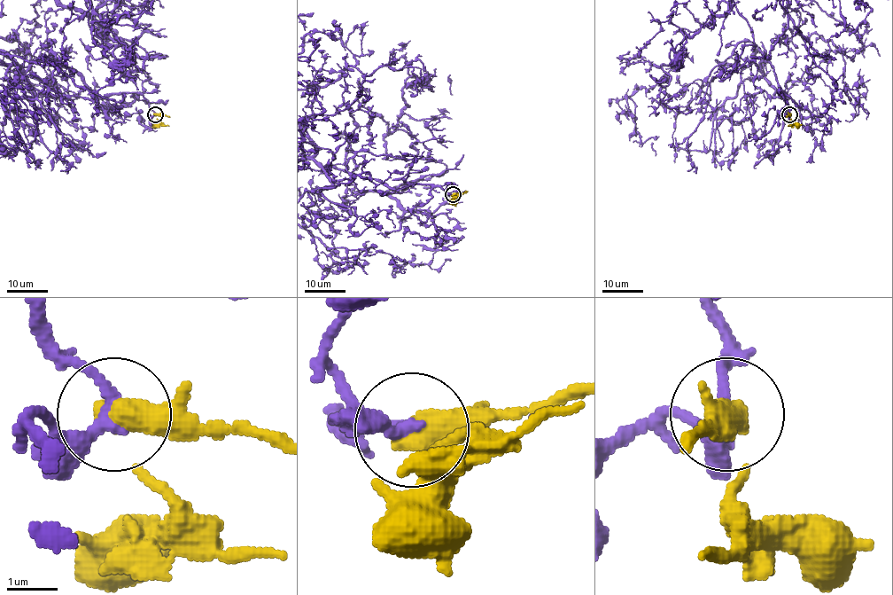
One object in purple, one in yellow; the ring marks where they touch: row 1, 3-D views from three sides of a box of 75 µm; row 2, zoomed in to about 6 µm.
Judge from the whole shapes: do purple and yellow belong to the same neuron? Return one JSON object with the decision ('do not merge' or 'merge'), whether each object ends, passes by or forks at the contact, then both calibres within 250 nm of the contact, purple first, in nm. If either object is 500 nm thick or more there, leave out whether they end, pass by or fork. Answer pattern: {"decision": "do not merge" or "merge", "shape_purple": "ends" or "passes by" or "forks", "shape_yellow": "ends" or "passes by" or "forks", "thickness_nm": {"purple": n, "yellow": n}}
{"decision": "do not merge", "shape_purple": "passes by", "shape_yellow": "passes by", "thickness_nm": {"purple": 240, "yellow": 440}}

